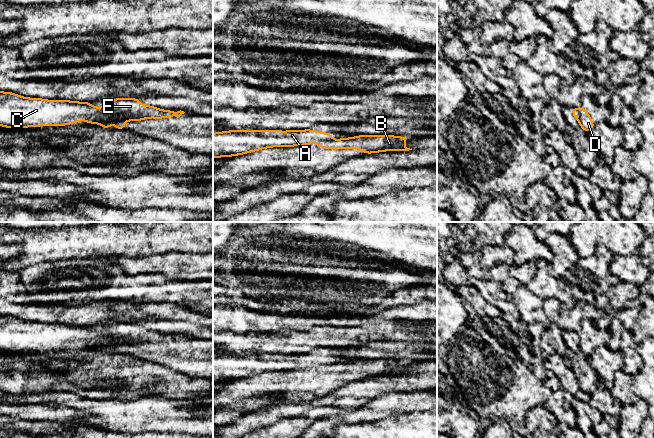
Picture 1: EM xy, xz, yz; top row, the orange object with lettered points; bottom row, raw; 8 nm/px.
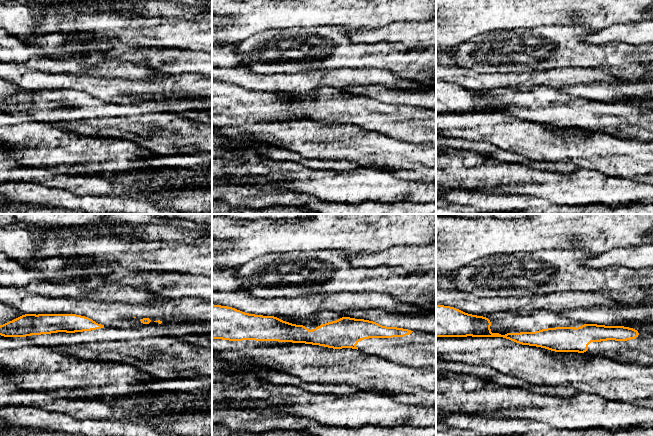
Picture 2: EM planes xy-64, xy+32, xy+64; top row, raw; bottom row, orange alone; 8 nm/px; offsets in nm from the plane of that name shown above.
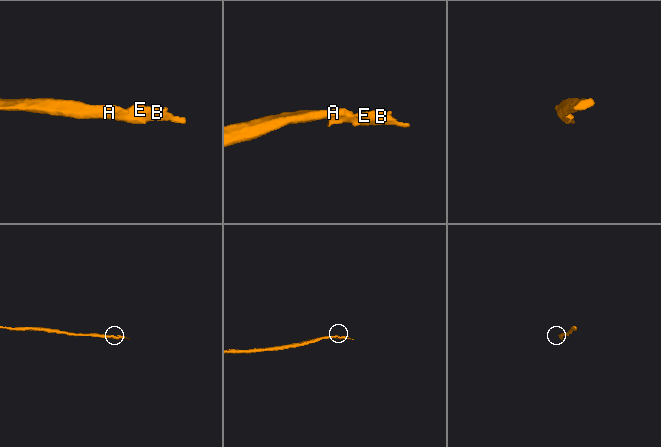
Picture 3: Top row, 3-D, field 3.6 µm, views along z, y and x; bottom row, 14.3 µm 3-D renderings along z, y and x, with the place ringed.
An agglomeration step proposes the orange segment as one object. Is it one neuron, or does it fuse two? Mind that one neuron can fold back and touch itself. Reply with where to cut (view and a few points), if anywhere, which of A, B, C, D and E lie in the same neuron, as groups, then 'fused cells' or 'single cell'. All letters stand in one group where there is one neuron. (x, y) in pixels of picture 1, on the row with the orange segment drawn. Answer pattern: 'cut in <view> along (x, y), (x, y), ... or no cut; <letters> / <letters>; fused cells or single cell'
cut in xy along (106, 115), (84, 119); A C / B D E; fused cells

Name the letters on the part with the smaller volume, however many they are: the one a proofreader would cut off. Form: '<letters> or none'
B, D, E

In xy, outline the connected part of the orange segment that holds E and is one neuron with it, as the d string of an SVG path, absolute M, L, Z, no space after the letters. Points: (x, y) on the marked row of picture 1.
M115 98L105 106L97 108L98 113L104 117L88 118L85 121L89 124L99 124L104 129L112 129L109 125L115 124L115 130L126 130L122 124L125 121L142 121L147 118L170 118L175 116L179 118L184 111L161 110L158 107L150 105L141 105L138 98Z

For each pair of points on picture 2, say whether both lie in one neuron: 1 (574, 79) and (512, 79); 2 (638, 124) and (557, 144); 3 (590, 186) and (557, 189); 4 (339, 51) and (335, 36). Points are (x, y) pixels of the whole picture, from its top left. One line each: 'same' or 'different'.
1: same
2: different
3: same
4: same

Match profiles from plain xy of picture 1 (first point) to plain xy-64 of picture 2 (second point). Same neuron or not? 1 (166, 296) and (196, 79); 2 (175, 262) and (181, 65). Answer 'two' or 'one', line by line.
1: two
2: two

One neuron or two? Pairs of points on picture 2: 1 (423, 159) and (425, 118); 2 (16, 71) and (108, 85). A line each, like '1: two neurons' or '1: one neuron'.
1: two neurons
2: one neuron

